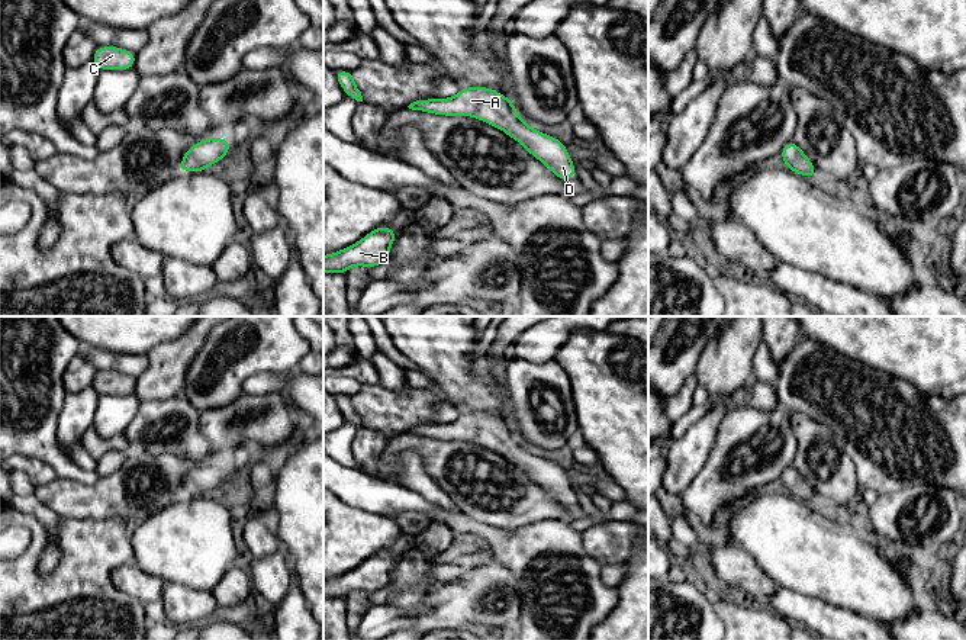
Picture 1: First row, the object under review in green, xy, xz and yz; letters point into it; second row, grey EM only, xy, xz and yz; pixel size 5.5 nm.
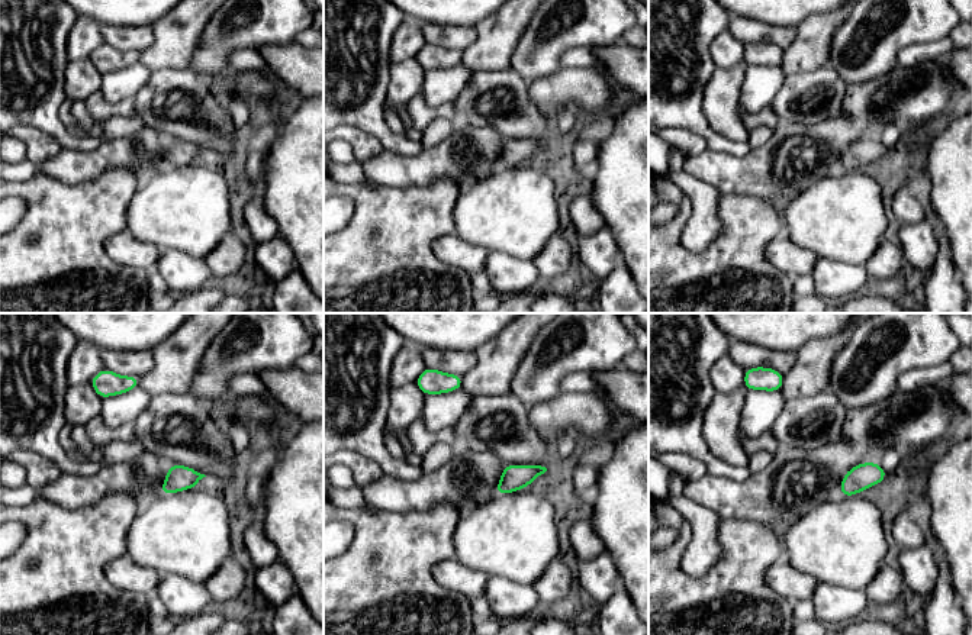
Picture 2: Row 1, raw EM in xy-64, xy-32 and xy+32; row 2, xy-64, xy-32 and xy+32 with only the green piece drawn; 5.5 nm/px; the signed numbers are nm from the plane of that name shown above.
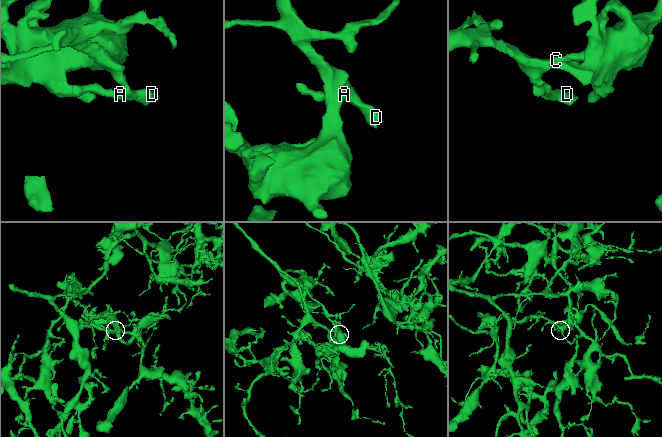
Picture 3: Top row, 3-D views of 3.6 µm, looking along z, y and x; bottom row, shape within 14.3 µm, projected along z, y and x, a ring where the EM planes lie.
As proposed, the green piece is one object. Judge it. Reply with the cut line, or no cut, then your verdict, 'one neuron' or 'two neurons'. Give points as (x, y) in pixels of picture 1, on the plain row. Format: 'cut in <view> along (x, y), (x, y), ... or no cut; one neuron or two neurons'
no cut; one neuron

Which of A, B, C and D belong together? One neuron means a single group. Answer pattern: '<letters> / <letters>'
A B C D

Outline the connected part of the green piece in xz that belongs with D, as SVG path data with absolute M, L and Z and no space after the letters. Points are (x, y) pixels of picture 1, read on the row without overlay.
M464 412L450 424L416 425L408 432L434 440L477 443L516 464L566 509L577 501L566 470L524 447L511 424L490 412Z

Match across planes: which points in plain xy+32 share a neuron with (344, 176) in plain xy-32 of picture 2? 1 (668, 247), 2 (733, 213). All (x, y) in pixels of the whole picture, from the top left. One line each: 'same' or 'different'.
1: different
2: different

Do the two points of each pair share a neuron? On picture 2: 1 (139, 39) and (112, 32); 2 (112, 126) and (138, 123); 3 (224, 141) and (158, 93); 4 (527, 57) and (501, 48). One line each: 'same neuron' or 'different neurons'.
1: same neuron
2: same neuron
3: same neuron
4: different neurons

